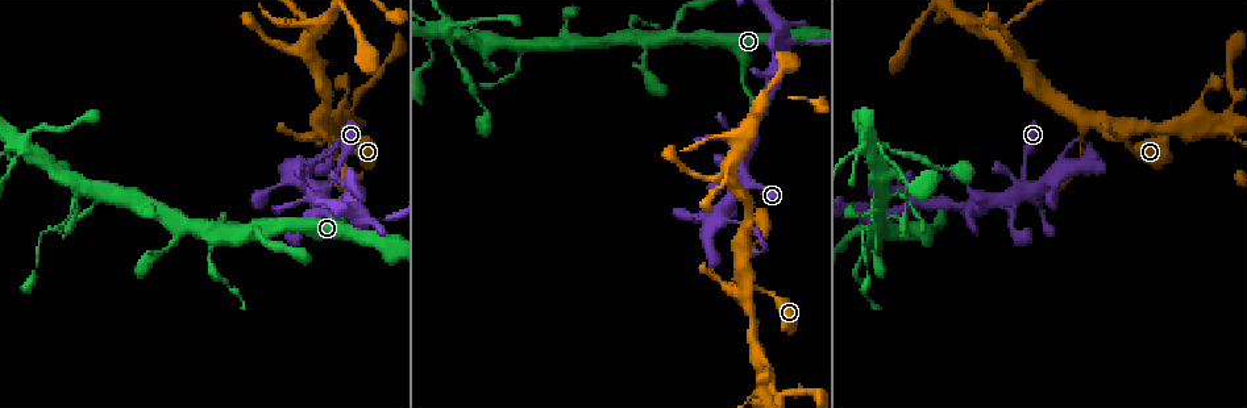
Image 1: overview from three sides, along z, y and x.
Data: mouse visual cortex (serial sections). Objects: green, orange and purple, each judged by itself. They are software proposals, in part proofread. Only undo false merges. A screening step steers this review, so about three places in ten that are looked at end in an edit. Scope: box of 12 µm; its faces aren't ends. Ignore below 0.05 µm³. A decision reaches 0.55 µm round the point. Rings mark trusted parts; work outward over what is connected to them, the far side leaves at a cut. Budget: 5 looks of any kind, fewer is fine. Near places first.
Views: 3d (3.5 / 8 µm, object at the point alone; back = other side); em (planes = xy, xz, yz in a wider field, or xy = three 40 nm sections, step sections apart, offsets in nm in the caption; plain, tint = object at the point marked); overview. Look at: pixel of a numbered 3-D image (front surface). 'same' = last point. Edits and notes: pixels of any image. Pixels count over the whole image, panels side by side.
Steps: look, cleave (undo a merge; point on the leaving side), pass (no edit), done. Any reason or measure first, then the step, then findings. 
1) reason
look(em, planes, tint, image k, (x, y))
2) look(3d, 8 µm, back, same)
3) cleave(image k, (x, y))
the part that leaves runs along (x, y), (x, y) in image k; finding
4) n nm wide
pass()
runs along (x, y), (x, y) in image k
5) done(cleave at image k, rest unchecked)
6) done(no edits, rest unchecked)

three arms meet
look(em, xy, step 2, tint, image 1, (675, 22))

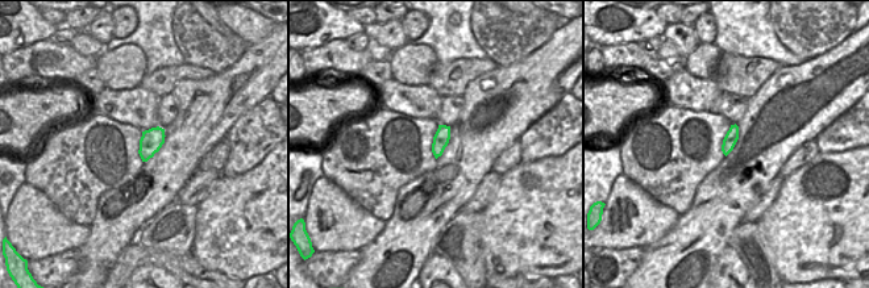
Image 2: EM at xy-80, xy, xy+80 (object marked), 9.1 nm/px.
see where the arms go
look(3d, 3.5 µm, same)

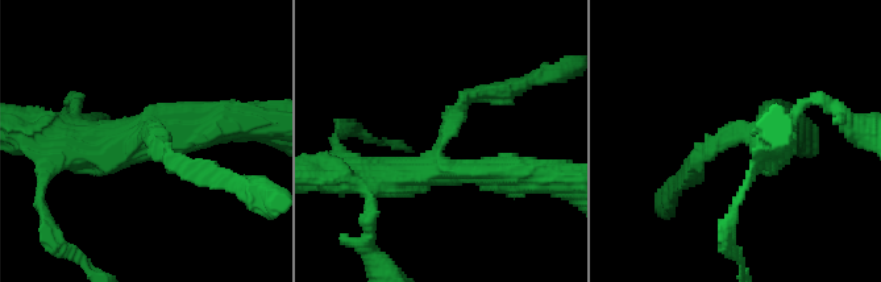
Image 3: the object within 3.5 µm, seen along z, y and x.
3 arms
pass()
runs along (774, 132), (723, 136), (693, 173) in image 3; continuous, no second cell

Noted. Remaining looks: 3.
branch point
look(3d, 3.5 µm, image 1, (747, 181))

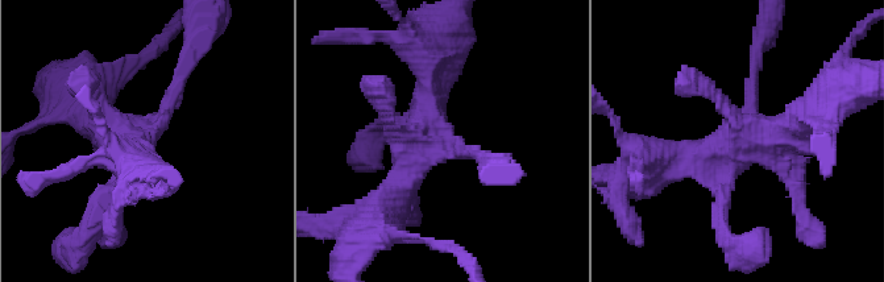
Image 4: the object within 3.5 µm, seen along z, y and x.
look(em, xy, step 1, tint, image 4, (734, 141))

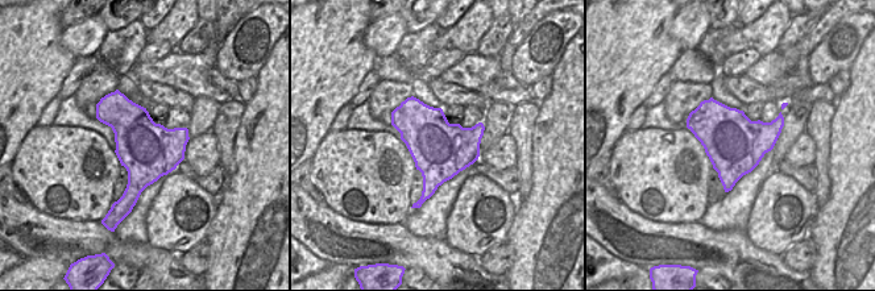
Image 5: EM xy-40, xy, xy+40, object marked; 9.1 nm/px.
cut it another way
look(em, xy, step 5, tint, same)

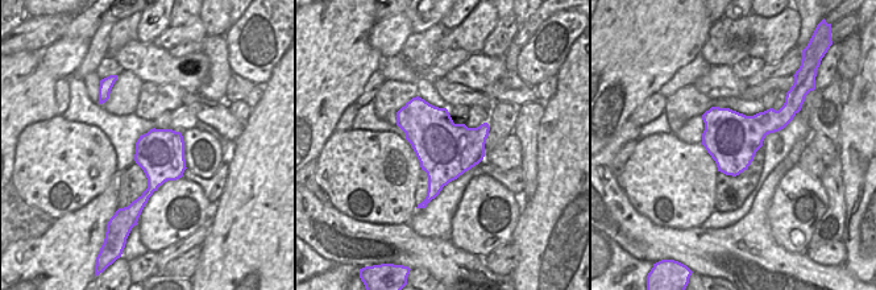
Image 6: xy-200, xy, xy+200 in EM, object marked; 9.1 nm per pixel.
pass()
runs along (754, 65), (754, 104), (723, 149), (659, 165) in image 4; all the same cell

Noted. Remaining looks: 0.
done(no edits, rest unchecked)

